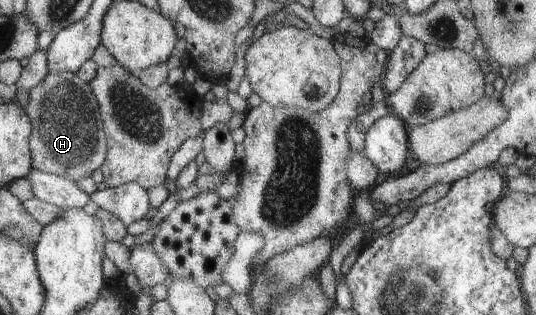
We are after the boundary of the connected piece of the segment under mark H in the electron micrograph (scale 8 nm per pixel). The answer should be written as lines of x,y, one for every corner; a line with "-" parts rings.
61,72
48,73
36,88
29,92
29,99
24,108
31,122
31,137
29,147
31,152
31,165
33,169
62,175
77,181
83,177
91,176
97,168
101,168
107,155
107,135
103,120
98,109
98,102
89,83
84,82
77,73

